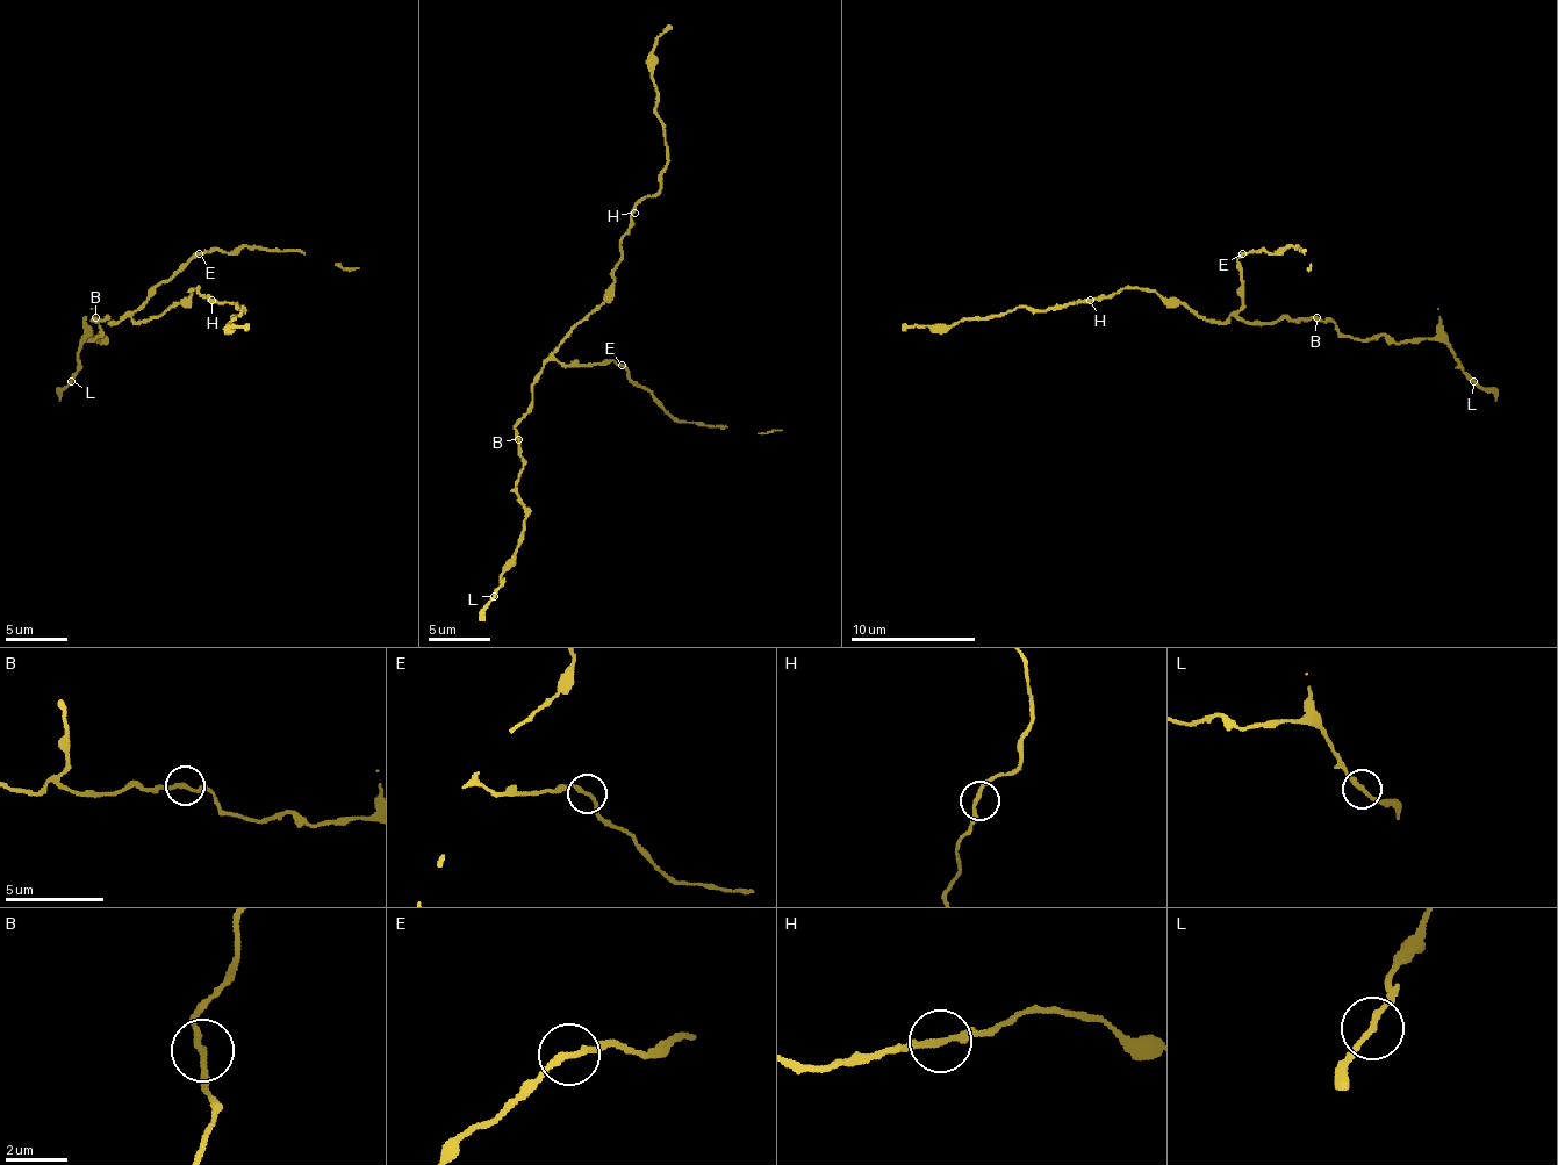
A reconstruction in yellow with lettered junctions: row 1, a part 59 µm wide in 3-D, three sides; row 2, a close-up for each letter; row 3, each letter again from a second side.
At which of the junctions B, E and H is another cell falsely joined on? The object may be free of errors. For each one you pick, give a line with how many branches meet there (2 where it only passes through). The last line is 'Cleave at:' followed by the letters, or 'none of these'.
Cleave at: none of these

